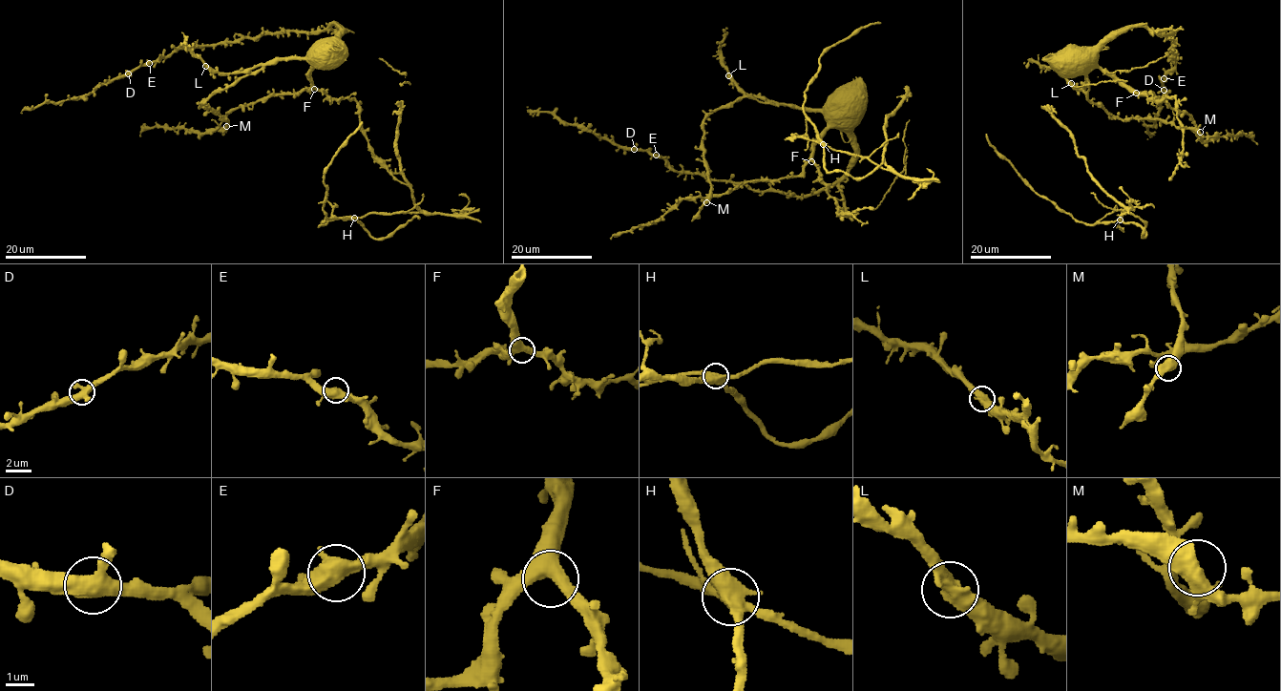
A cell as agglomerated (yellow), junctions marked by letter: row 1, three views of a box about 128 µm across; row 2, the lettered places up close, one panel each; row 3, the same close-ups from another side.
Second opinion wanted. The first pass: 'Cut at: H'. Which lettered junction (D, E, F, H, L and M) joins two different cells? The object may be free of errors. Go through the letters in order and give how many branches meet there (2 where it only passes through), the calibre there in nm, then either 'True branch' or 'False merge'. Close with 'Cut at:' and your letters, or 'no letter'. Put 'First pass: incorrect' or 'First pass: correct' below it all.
D: Branches: 3. Thickness 480 nm. True branch
E: Branches: 3. Thickness 480 nm. True branch
F: Branches: 3. Thickness 440 nm. True branch
H: Branches: 3. Thickness 500 nm. False merge
L: Branches: 3. Thickness 440 nm. True branch
M: Branches: 3. Thickness 480 nm. True branch
Cut at: H
First pass: correct

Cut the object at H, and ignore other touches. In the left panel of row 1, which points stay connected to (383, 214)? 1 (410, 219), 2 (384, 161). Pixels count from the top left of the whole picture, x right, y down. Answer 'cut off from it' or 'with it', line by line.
1: cut off from it
2: cut off from it

